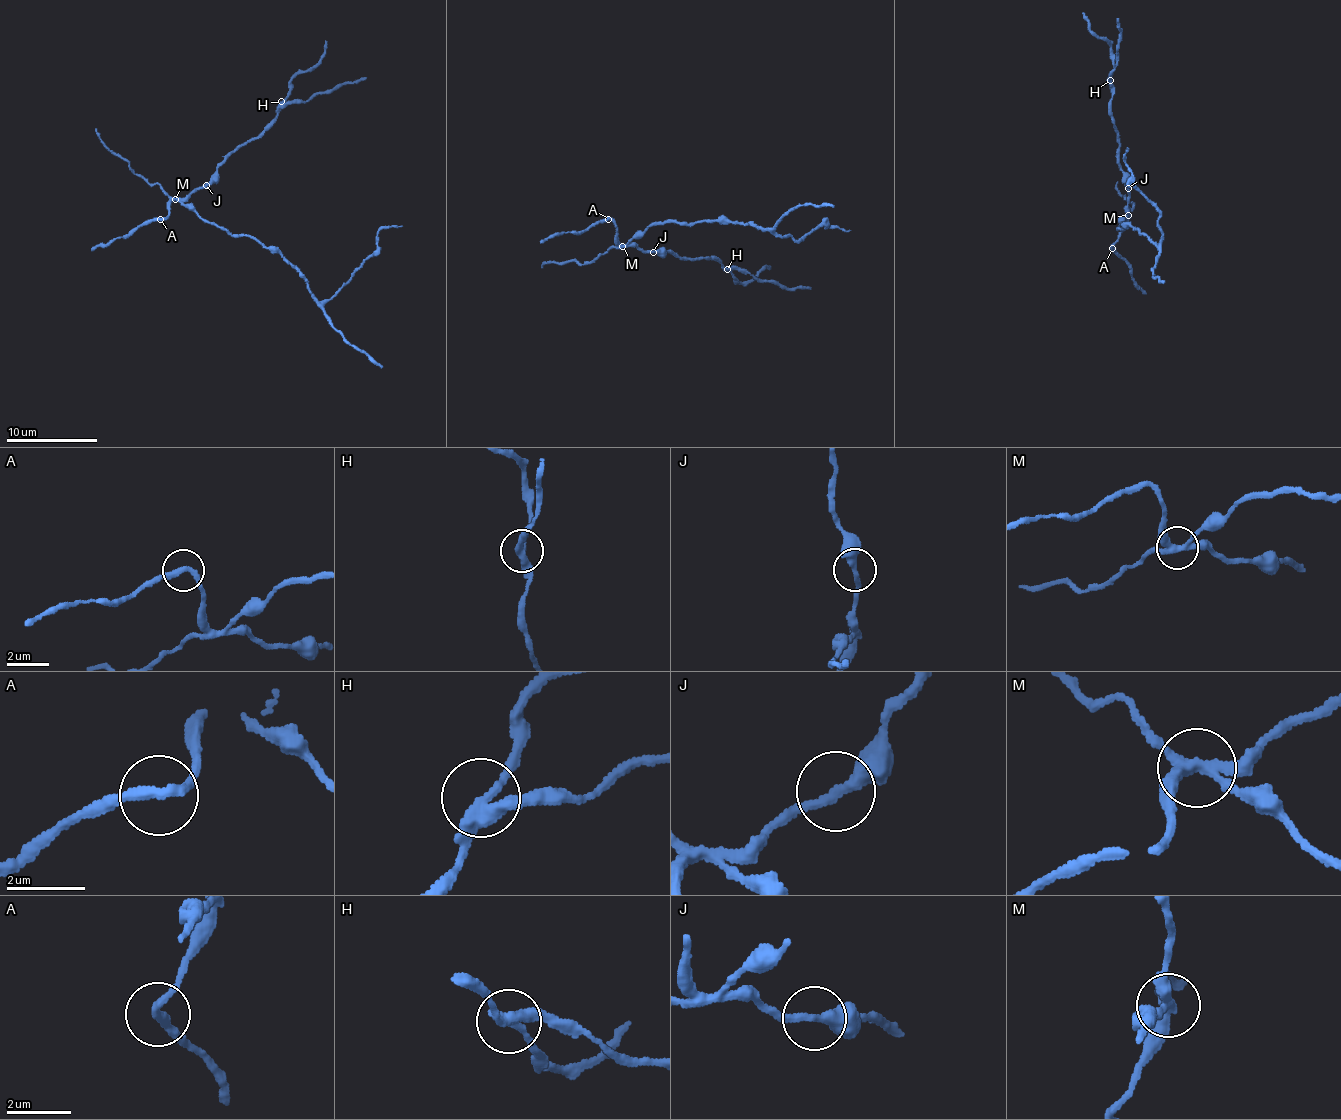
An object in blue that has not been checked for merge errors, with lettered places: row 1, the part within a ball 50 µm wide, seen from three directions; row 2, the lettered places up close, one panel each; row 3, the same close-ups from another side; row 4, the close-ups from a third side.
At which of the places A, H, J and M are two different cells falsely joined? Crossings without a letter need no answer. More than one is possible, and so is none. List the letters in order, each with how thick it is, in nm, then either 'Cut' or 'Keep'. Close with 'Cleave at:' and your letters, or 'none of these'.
A: Thickness 280 nm. Keep
H: Thickness 280 nm. Cut
J: Thickness 300 nm. Keep
M: Thickness 300 nm. Cut
Cleave at: H, M

